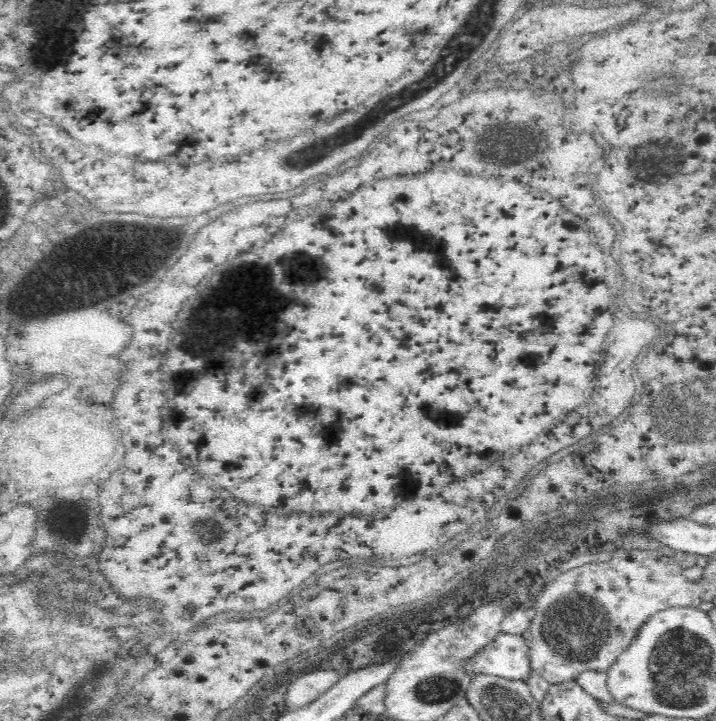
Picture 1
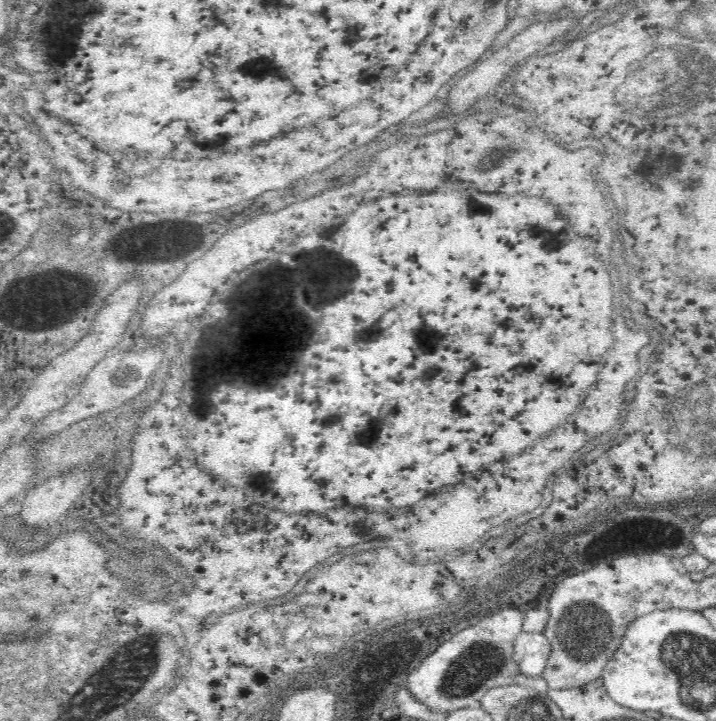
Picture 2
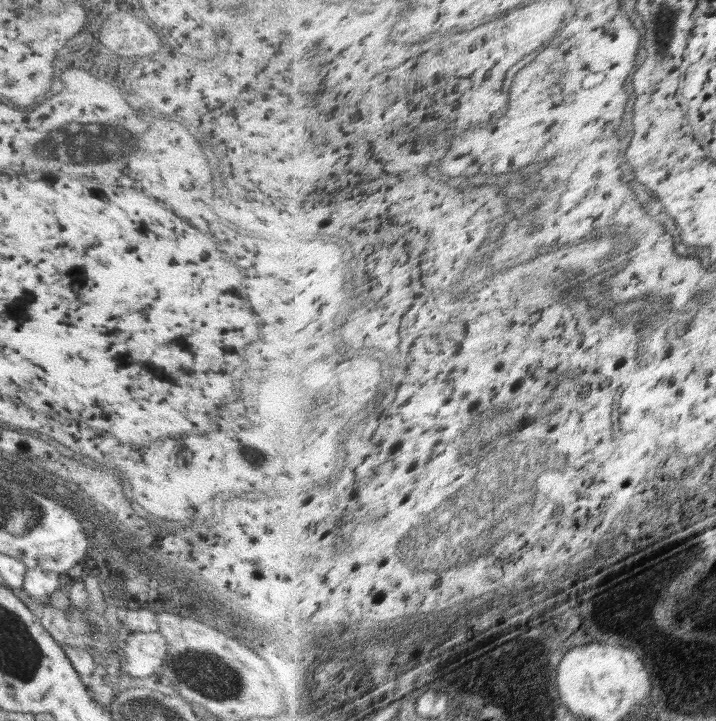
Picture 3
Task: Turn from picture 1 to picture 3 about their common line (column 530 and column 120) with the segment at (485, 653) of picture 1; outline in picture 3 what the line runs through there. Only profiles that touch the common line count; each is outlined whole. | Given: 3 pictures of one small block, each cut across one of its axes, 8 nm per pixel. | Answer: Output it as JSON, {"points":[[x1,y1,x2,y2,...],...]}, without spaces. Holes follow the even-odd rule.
{"points":[[138,632,126,639,124,661,119,662,120,674,125,673,138,680,155,676,158,668,162,667,162,661,168,653,166,638,162,638,158,632]]}

